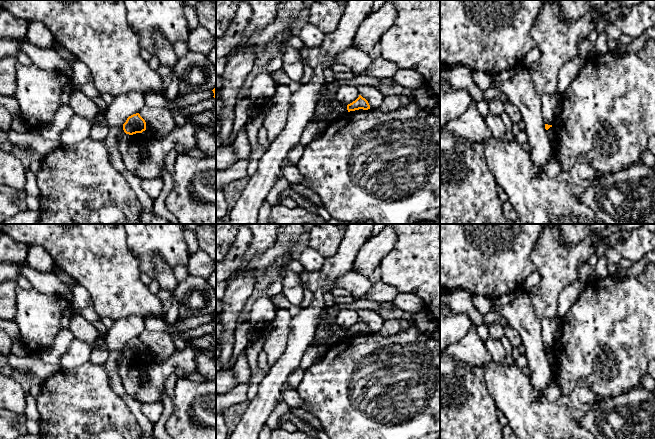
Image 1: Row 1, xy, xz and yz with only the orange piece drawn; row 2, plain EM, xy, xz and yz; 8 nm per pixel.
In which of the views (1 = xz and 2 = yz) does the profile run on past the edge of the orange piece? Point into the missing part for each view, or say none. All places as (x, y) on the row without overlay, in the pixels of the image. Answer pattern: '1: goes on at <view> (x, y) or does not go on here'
1: does not go on here
2: does not go on here

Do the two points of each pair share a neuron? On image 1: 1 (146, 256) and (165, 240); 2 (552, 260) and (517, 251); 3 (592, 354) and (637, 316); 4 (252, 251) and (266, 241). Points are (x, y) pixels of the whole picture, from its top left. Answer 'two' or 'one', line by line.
1: one
2: two
3: one
4: one

